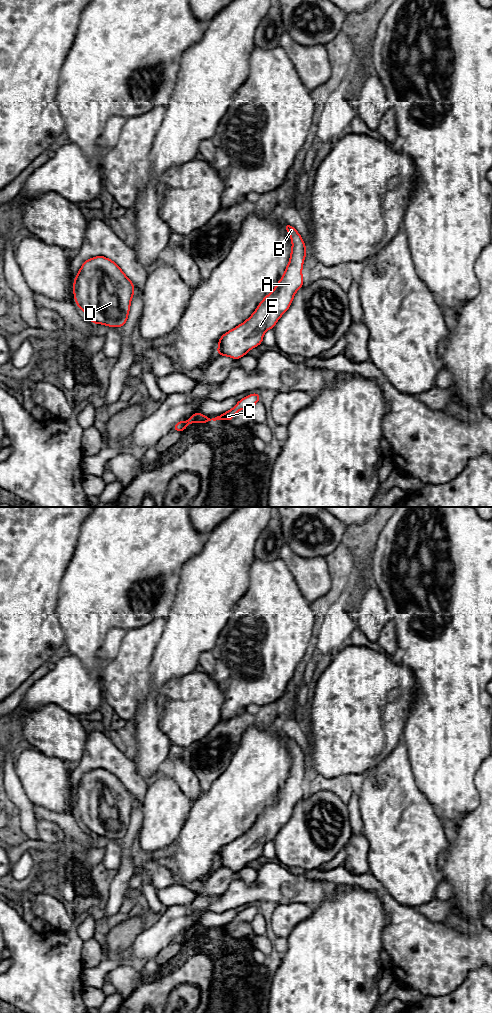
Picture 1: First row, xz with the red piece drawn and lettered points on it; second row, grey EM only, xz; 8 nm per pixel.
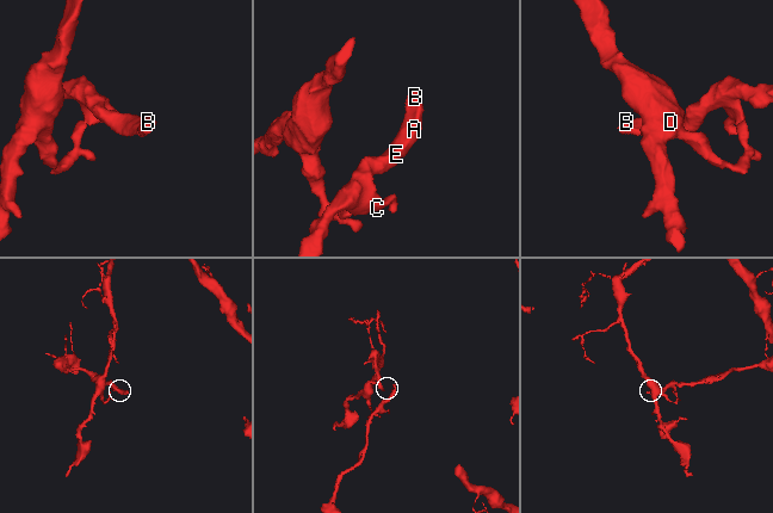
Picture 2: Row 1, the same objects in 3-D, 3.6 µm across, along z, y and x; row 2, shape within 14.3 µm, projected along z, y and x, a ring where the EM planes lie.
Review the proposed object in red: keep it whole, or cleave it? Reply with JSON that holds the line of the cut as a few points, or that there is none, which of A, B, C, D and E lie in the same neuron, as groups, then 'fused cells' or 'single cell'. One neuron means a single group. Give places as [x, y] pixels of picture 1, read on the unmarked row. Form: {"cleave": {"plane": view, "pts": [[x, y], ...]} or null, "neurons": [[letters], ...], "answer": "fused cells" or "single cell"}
{"cleave": {"plane": "xz", "pts": [[186, 933], [187, 936]]}, "neurons": [["A", "B", "C", "E"], ["D"]], "answer": "fused cells"}

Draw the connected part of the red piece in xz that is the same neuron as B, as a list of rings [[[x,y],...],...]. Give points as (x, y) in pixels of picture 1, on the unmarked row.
[[[285,735],[284,739],[291,749],[292,761],[282,790],[245,834],[221,848],[217,867],[240,871],[250,861],[260,857],[264,845],[274,840],[289,821],[295,805],[304,797],[302,779],[307,766],[305,755],[293,738]]]

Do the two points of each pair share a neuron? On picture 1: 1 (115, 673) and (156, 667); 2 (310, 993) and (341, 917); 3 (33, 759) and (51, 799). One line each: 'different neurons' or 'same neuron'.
1: different neurons
2: same neuron
3: same neuron

